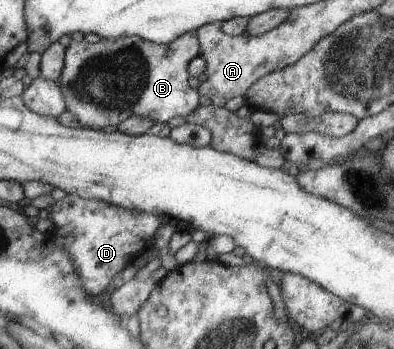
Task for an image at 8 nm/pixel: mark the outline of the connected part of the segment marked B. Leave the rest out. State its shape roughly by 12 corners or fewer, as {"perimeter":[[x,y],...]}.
{"perimeter":[[195,32],[73,41],[59,81],[81,127],[189,116]]}

